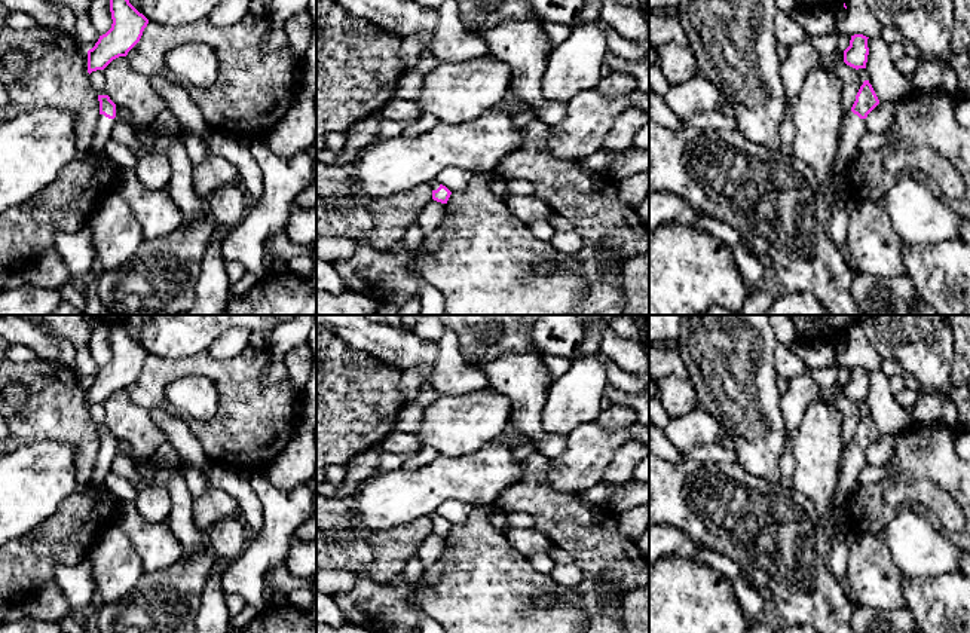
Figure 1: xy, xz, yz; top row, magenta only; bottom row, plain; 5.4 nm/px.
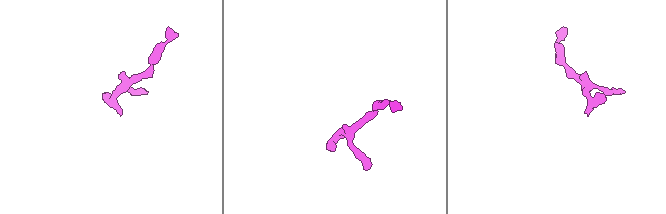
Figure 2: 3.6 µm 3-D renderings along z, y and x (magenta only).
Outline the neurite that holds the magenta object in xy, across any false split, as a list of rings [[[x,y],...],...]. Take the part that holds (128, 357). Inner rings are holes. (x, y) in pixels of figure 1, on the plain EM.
[[[123,324],[110,327],[111,361],[88,383],[88,406],[104,403],[113,392],[126,389],[140,374],[149,352],[140,346]]]

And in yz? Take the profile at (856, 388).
[[[863,367],[851,369],[850,379],[844,383],[844,395],[856,403],[866,401],[869,380]]]

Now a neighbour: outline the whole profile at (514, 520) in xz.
[[[508,513],[505,529],[527,529],[535,528],[535,519],[529,513]]]

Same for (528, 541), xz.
[[[535,528],[505,529],[504,533],[510,544],[526,557],[533,553],[547,553],[553,547],[551,539]]]

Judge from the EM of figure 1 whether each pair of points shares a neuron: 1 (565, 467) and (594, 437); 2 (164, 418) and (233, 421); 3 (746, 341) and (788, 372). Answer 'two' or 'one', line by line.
1: one
2: two
3: two

